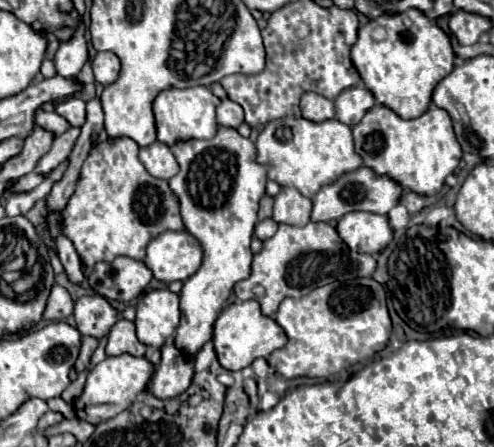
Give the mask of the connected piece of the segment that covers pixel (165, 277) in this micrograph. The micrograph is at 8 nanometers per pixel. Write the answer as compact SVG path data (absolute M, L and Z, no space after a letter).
M186 229L164 231L146 249L146 265L162 283L186 281L202 263L202 245Z

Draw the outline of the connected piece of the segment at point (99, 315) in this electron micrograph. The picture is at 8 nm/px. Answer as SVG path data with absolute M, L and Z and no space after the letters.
M84 295L74 303L74 319L82 335L100 339L118 321L118 311L100 295Z

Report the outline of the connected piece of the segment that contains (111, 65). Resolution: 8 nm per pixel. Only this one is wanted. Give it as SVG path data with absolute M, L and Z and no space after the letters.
M100 51L94 59L92 59L92 71L98 83L102 83L104 87L114 83L118 79L120 73L120 59L110 53L110 51Z

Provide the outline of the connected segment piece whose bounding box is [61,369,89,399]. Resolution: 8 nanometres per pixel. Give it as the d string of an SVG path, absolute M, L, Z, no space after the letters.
M85 369L78 373L76 380L70 383L70 385L63 391L61 397L73 397L73 399L76 399L81 395L86 383L88 371L88 369Z

